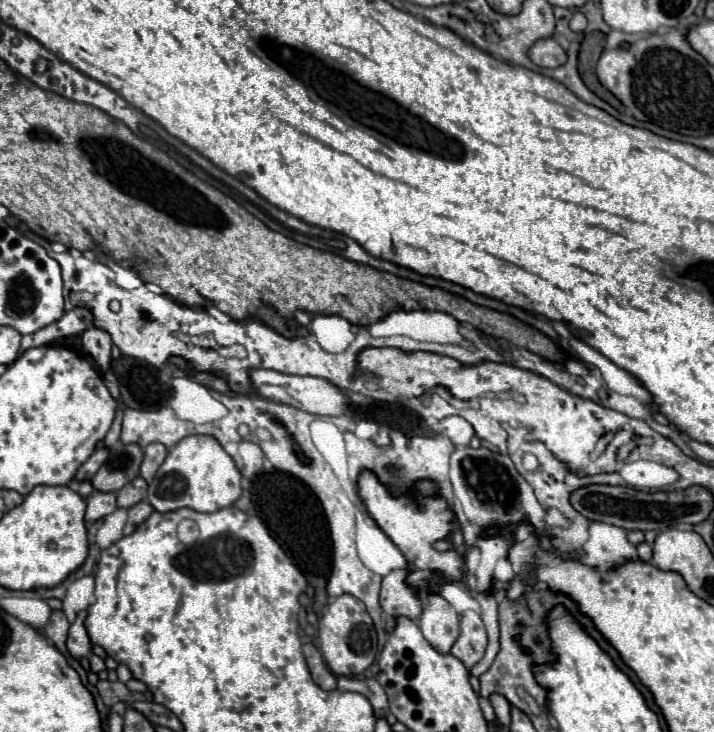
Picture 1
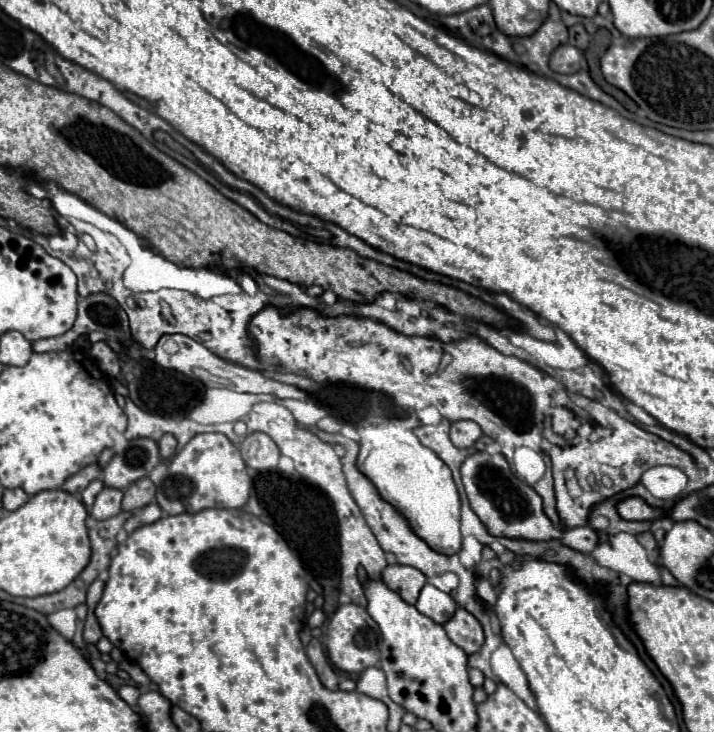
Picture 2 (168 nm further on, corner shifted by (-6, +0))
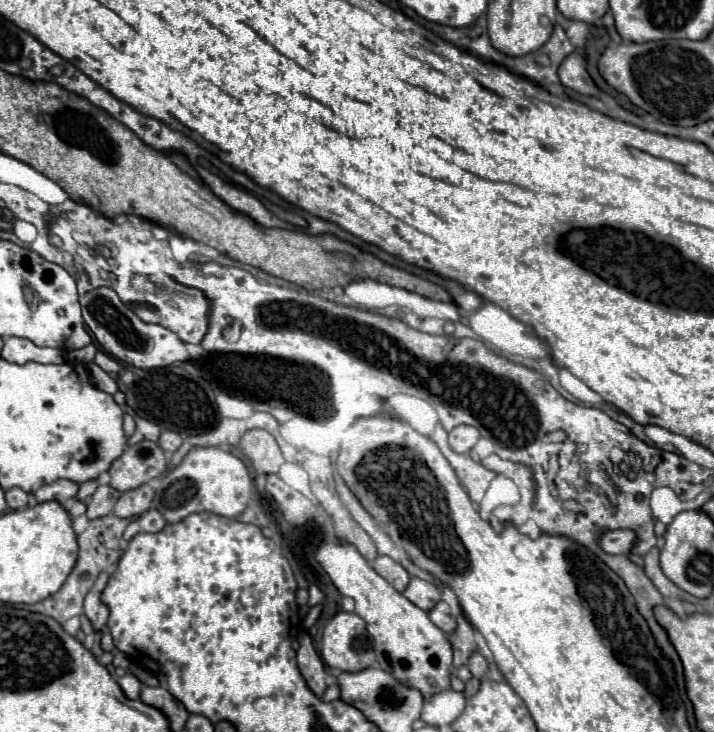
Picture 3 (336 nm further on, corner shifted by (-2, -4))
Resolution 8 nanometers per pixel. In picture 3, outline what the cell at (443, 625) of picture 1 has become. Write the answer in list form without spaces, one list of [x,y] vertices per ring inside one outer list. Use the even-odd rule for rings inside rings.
[[[410,577],[410,583],[406,585],[402,595],[424,611],[430,611],[430,605],[434,605],[434,601],[440,601],[438,589],[430,581],[424,581],[420,577]]]

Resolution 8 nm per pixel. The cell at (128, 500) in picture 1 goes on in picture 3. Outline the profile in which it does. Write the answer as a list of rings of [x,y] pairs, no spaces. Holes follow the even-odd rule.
[[[140,485],[138,489],[120,493],[114,513],[116,517],[124,517],[124,519],[138,517],[150,509],[152,499],[154,499],[154,489],[150,485]]]

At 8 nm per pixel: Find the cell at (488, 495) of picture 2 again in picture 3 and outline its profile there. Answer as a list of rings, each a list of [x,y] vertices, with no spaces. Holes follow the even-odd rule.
[[[616,529],[616,531],[606,531],[600,537],[600,547],[612,555],[618,555],[618,553],[628,555],[634,545],[636,545],[636,533],[634,531]]]

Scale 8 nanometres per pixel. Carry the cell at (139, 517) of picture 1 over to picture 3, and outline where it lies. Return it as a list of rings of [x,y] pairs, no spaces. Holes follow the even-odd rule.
[[[150,509],[150,511],[146,511],[144,515],[140,515],[136,521],[132,521],[126,527],[124,539],[130,541],[138,533],[158,533],[158,531],[164,529],[164,525],[166,525],[166,519],[156,509]]]

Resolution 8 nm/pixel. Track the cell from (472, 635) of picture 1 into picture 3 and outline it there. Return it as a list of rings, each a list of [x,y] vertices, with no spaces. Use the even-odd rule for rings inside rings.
[[[446,601],[436,603],[436,607],[428,611],[428,617],[430,617],[430,621],[432,621],[436,627],[440,627],[444,633],[450,633],[450,629],[454,629],[454,625],[456,625],[454,615],[450,613],[450,607],[448,607]]]

